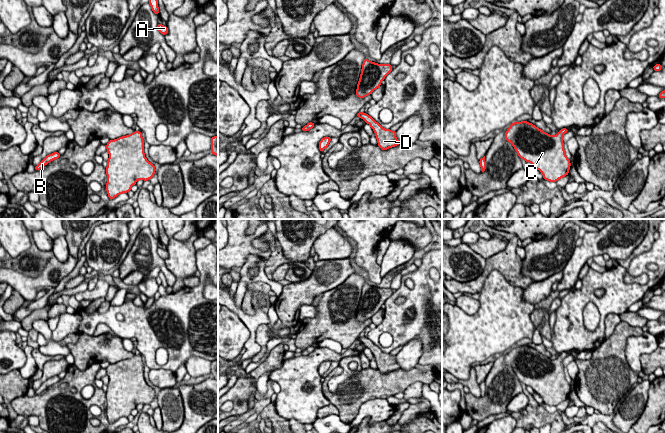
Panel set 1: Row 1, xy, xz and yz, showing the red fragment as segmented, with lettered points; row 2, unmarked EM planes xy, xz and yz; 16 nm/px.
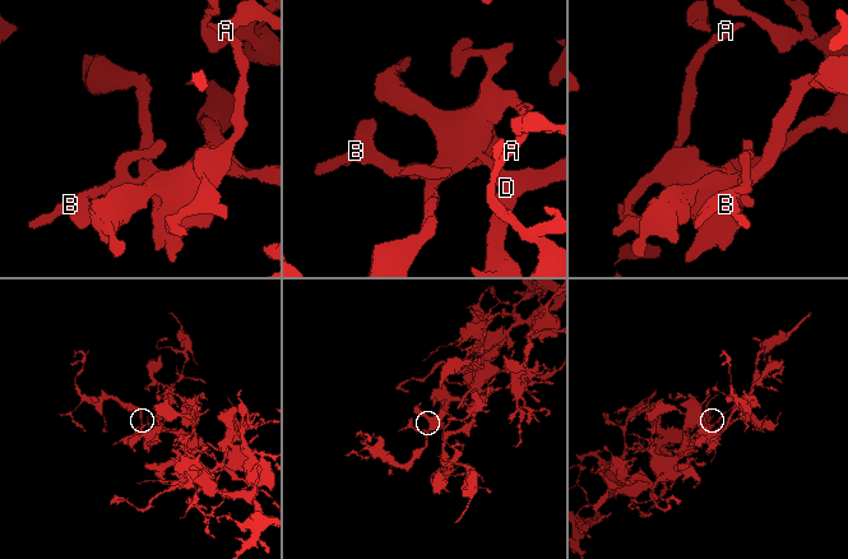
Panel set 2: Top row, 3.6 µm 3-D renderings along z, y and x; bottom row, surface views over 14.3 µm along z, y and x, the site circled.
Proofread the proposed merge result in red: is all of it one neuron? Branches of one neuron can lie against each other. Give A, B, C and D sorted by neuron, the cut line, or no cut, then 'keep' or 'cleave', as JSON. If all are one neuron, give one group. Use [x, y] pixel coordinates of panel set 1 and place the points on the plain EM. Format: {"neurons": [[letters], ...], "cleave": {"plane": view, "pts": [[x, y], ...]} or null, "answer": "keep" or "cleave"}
{"neurons": [["A", "B", "C", "D"]], "cleave": null, "answer": "keep"}

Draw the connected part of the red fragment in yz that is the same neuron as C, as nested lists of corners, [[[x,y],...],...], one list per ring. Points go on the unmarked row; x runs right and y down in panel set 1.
[[[521,345],[512,347],[507,353],[504,362],[513,369],[521,383],[530,386],[534,392],[542,397],[545,404],[556,406],[569,398],[571,390],[570,383],[565,379],[562,363],[563,359],[568,355],[567,352],[562,352],[557,359],[551,360],[532,347]]]

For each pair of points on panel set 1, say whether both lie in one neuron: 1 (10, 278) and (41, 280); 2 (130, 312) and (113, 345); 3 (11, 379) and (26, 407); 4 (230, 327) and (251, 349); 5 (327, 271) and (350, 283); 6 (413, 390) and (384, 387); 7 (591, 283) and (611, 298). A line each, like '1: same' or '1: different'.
1: same
2: different
3: different
4: different
5: different
6: different
7: same

